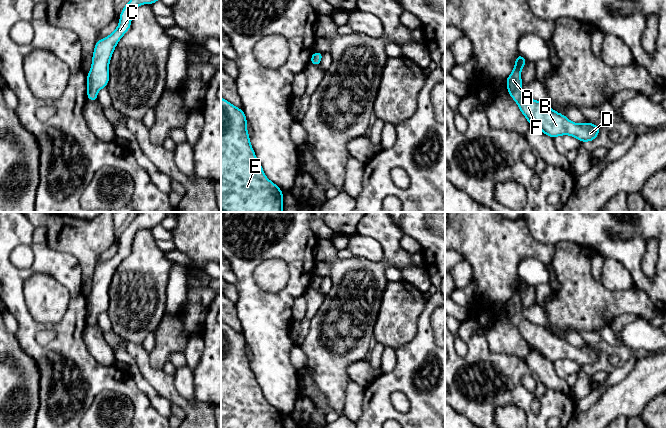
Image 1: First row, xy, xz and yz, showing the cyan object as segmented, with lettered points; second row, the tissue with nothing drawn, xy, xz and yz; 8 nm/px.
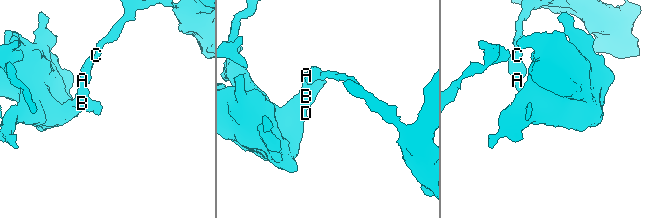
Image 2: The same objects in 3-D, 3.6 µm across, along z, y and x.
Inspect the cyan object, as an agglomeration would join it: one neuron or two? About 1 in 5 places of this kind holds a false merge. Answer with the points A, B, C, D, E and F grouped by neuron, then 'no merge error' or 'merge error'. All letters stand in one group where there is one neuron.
A B C D E F; no merge error

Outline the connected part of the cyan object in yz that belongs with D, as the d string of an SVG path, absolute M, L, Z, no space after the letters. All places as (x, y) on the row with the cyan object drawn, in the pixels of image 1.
M517 54L512 73L506 79L508 94L517 103L521 113L529 124L554 139L561 135L569 135L580 142L591 142L600 133L600 127L591 122L577 124L565 115L554 111L549 105L528 97L522 90L521 69L527 60Z

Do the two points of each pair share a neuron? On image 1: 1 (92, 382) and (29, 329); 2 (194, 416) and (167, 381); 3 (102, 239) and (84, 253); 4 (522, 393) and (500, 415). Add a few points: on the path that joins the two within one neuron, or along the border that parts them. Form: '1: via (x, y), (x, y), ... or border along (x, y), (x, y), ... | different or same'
1: via (78, 362), (61, 349), (39, 349) | same
2: via (187, 407), (169, 390) | same
3: via (98, 239), (88, 249) | same
4: border along (493, 411), (499, 406), (514, 403), (527, 417) | different

